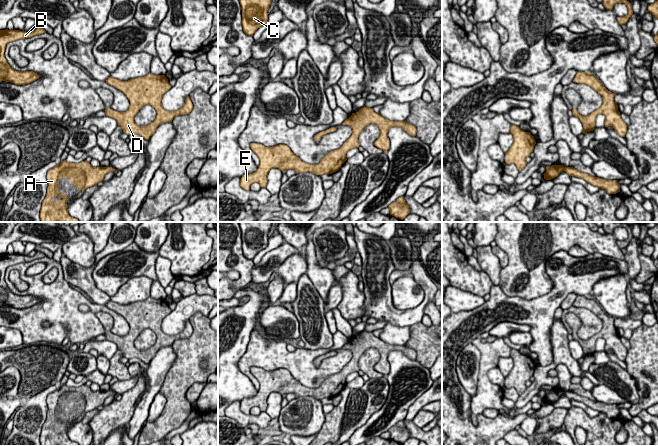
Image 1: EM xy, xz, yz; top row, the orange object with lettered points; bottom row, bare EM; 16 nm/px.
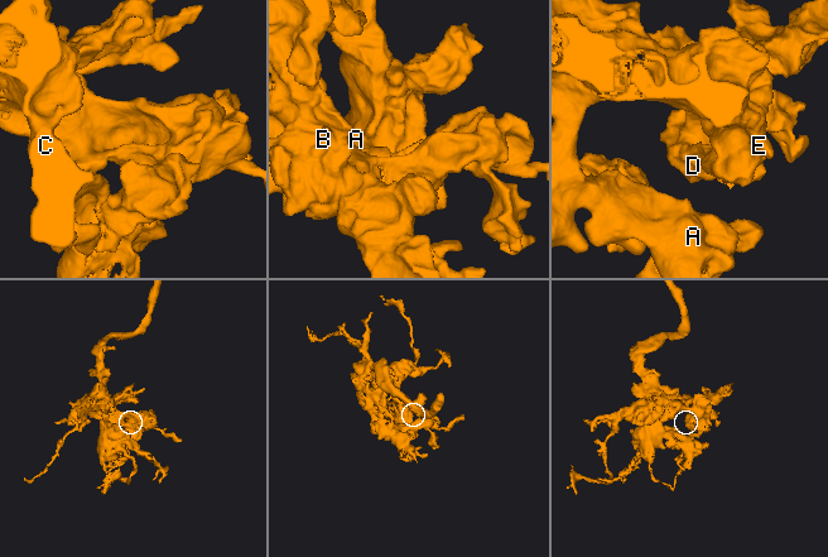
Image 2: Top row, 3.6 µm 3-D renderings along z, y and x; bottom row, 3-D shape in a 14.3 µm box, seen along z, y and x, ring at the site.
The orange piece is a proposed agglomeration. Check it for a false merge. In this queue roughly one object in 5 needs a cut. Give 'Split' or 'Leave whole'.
Leave whole

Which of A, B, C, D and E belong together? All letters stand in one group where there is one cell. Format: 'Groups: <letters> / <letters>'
Groups: A B C D E

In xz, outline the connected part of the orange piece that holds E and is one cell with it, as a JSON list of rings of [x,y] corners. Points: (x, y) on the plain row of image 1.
[[[362,331],[358,336],[346,343],[342,349],[352,352],[352,359],[337,374],[326,378],[318,388],[308,388],[296,380],[285,368],[266,371],[260,367],[251,367],[250,372],[258,380],[260,389],[257,394],[249,399],[243,399],[240,403],[240,410],[244,414],[250,414],[253,407],[259,407],[262,412],[266,412],[268,407],[268,397],[273,392],[284,394],[293,393],[298,397],[310,396],[316,399],[332,398],[338,395],[347,384],[346,377],[360,370],[358,362],[360,357],[369,348],[375,348],[380,353],[380,360],[374,369],[384,376],[390,373],[388,354],[391,351],[401,351],[410,360],[416,360],[416,351],[405,345],[390,345],[380,337],[376,337],[373,332]]]

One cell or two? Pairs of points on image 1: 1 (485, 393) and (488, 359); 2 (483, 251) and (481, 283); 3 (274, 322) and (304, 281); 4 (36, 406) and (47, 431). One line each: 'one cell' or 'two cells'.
1: one cell
2: two cells
3: two cells
4: two cells

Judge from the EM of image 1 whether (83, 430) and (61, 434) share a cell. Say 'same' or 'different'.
different

